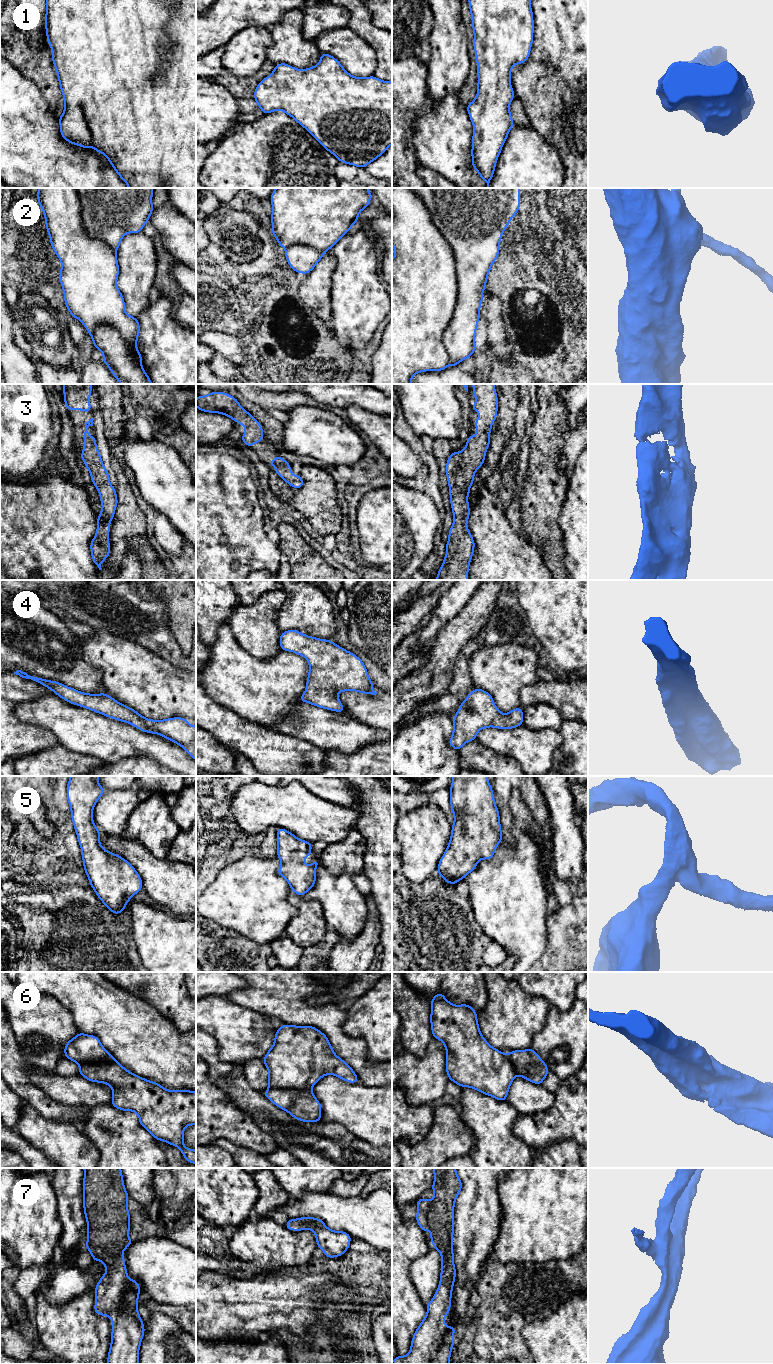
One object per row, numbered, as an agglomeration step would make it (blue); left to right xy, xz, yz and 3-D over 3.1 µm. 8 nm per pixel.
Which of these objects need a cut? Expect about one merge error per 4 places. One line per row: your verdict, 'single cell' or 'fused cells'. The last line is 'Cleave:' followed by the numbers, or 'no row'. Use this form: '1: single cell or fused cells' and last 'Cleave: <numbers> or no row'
1: single cell
2: single cell
3: single cell
4: single cell
5: single cell
6: single cell
7: single cell
Cleave: no row

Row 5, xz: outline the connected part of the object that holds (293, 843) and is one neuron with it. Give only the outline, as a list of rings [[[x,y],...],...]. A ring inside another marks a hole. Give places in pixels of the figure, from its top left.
[[[277,828],[277,857],[281,861],[277,873],[287,880],[292,892],[302,897],[315,885],[316,867],[320,865],[317,859],[313,859],[312,865],[304,863],[305,858],[311,856],[311,849],[311,842]]]

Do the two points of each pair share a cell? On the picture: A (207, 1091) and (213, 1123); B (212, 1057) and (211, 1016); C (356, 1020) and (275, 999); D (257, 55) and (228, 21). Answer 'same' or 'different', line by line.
A: same
B: different
C: different
D: different

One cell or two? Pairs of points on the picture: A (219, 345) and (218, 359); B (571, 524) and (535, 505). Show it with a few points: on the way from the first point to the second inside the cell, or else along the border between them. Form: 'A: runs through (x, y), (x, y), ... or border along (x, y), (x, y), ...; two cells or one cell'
A: border along (214, 351), (222, 354), (236, 365); two cells
B: border along (566, 495), (558, 520), (562, 540); two cells

